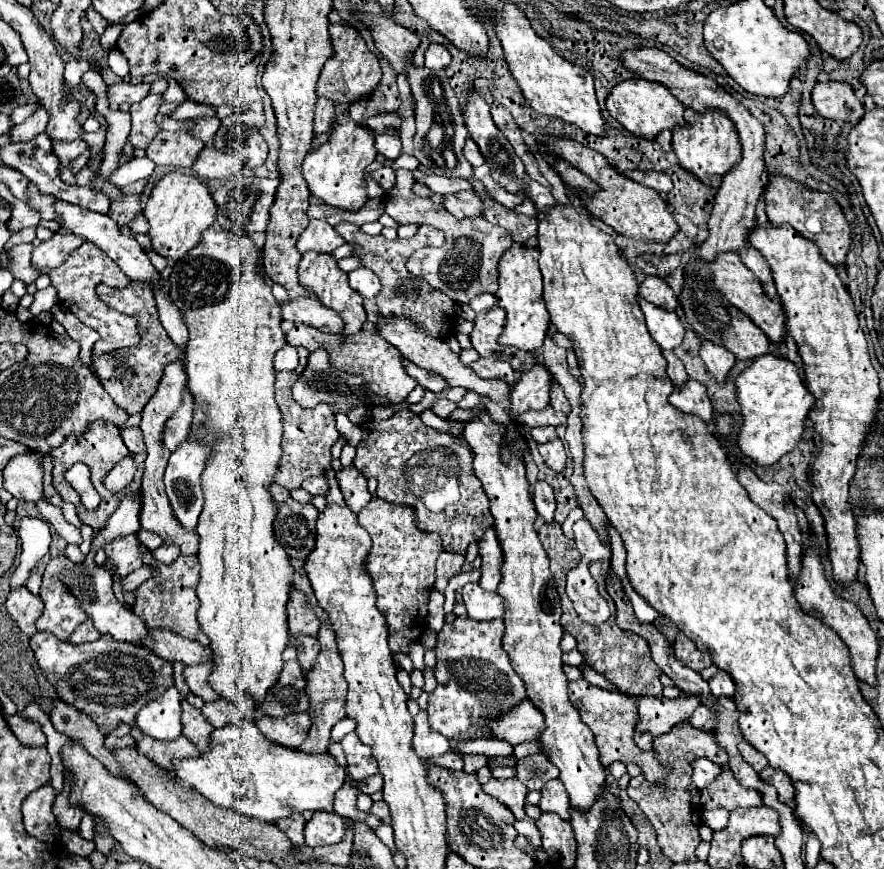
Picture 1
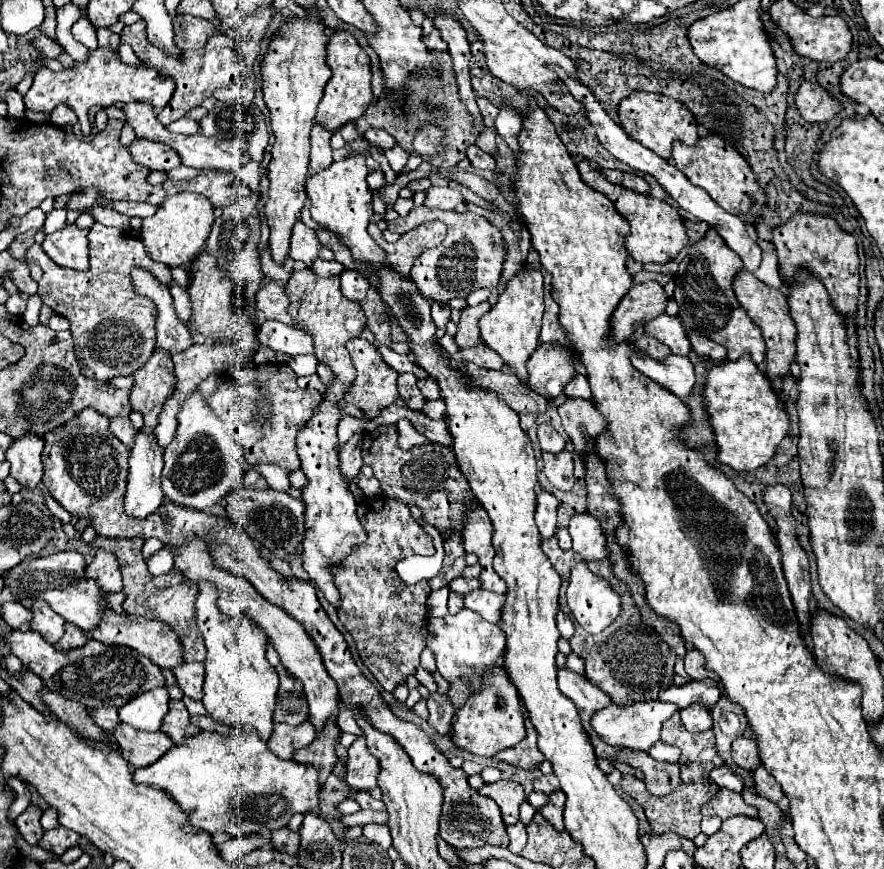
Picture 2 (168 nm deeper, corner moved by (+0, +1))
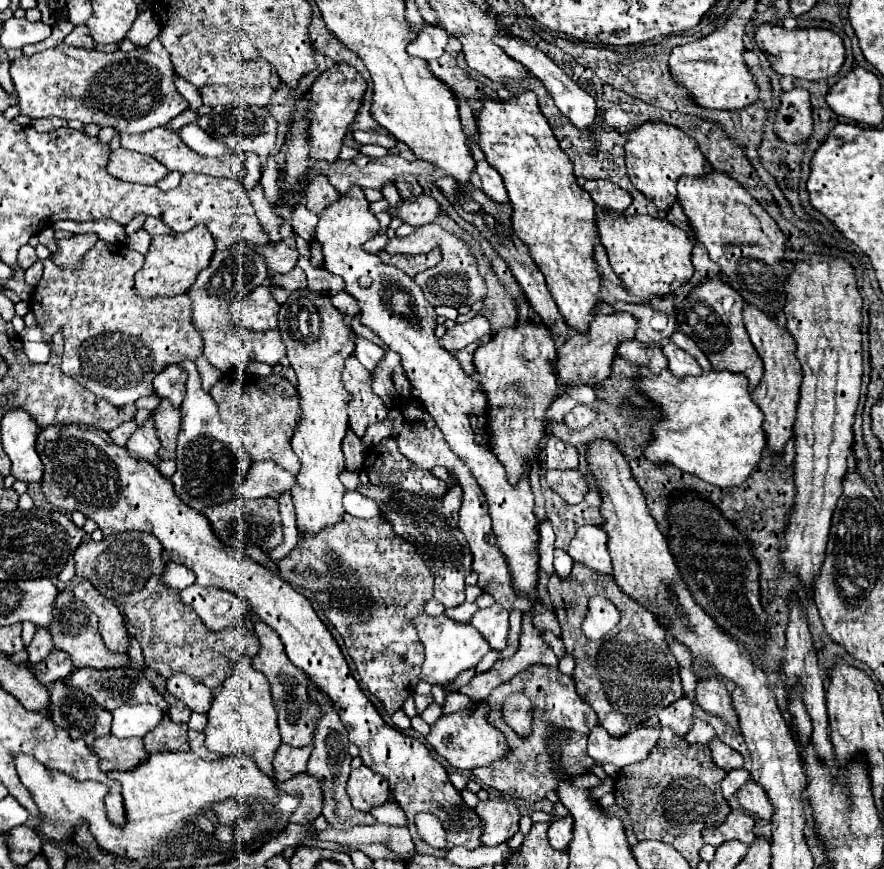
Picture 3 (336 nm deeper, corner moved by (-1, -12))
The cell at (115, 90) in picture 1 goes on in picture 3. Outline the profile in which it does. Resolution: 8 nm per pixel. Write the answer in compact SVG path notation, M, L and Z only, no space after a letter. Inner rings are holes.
M158 38L146 48L134 48L130 52L86 50L62 42L40 54L22 54L18 60L12 60L10 78L18 92L22 114L30 118L58 116L84 124L98 124L102 128L112 126L118 134L142 134L166 126L188 108L188 102L174 86L176 74ZM96 78L98 84L94 84Z

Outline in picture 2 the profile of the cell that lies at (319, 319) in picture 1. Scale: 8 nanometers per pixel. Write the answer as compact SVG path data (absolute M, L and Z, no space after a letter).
M269 281L267 287L257 291L257 295L255 295L255 307L263 313L265 319L293 325L295 321L287 313L287 303L291 303L291 301L287 299L285 289L277 281Z

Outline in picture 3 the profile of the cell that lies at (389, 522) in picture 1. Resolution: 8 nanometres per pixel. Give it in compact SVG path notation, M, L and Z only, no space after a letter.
M344 514L340 524L324 528L324 532L316 536L298 536L294 550L276 562L276 566L288 584L314 592L314 598L324 610L326 618L342 634L348 654L356 664L360 678L368 686L368 692L376 696L384 710L392 716L402 706L402 702L414 694L424 662L424 648L416 636L412 618L420 616L424 612L424 602L432 598L434 578L426 568L422 554L406 540L394 536L392 526L384 518L376 516L370 520L360 520Z

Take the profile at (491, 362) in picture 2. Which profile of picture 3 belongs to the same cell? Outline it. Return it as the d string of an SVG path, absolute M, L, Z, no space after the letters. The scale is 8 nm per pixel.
M468 344L466 348L462 348L460 352L456 352L456 358L458 358L458 362L460 362L460 366L464 368L464 372L468 374L468 376L474 376L474 364L472 364L472 354L474 354L474 350L478 348L478 344Z

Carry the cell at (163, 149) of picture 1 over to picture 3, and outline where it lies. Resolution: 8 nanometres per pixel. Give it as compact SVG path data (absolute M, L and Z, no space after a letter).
M124 148L112 150L106 168L108 168L108 174L124 182L140 182L148 186L156 184L160 178L168 174L168 168L164 168L164 164L160 164L152 156L130 152Z

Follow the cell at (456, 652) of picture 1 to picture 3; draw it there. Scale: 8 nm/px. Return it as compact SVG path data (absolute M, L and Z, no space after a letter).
M420 614L414 620L414 628L426 650L426 660L422 666L420 680L424 680L428 684L434 684L434 682L444 684L450 678L456 678L464 668L476 668L478 662L482 660L482 656L486 652L490 652L488 642L480 636L480 632L476 632L476 628L472 628L472 624L462 624L462 622L450 620L446 614L438 616L438 618Z

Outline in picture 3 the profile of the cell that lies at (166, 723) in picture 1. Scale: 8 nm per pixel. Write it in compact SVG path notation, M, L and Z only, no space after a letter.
M124 704L112 712L112 736L116 738L132 738L146 736L156 724L162 720L160 708L152 704Z

